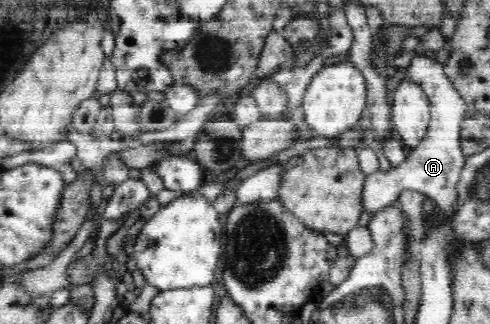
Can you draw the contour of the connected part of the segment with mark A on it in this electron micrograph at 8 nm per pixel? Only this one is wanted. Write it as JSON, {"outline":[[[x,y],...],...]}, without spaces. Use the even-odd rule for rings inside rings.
{"outline":[[[428,52],[412,58],[405,78],[417,82],[430,101],[431,119],[428,130],[416,148],[407,150],[404,162],[400,162],[398,166],[391,166],[386,172],[377,170],[366,177],[365,209],[376,214],[394,201],[398,201],[402,190],[417,190],[436,201],[446,217],[452,217],[455,214],[452,208],[458,202],[456,184],[460,180],[460,172],[465,164],[465,156],[460,149],[460,130],[462,120],[468,116],[466,103],[454,89],[454,83],[446,76],[443,65]]]}

